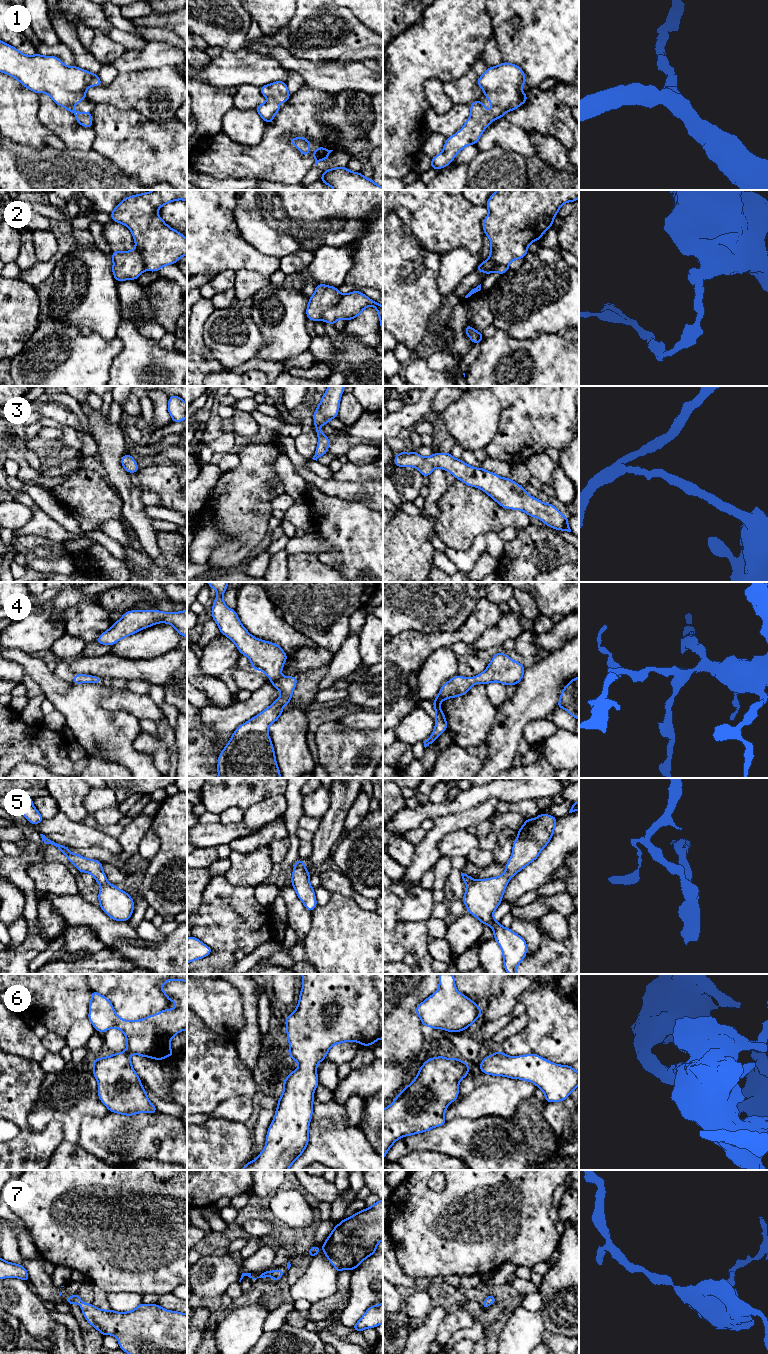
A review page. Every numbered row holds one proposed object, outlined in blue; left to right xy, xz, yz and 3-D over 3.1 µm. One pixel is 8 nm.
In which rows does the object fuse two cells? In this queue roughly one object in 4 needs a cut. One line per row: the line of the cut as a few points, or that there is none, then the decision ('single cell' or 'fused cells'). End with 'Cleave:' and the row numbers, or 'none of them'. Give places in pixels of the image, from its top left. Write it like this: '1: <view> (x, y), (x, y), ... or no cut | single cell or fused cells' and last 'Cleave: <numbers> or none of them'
1: no cut | single cell
2: xz (342, 295), (334, 305), (323, 313), (321, 318) | fused cells
3: no cut | single cell
4: no cut | single cell
5: no cut | single cell
6: no cut | single cell
7: no cut | single cell
Cleave: 2

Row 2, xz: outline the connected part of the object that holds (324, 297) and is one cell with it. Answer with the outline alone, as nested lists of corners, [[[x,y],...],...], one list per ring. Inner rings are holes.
[[[317,284],[314,294],[309,297],[306,316],[309,320],[318,321],[329,308],[335,306],[342,294],[339,288],[325,284]]]

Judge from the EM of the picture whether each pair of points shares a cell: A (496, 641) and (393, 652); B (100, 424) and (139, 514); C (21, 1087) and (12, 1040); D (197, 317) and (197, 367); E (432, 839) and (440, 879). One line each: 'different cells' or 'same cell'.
A: different cells
B: same cell
C: different cells
D: same cell
E: different cells

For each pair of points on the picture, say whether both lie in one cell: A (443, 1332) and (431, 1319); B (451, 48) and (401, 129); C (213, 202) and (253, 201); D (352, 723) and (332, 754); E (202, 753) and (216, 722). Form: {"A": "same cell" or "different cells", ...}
{"A": "different cells", "B": "same cell", "C": "different cells", "D": "different cells", "E": "different cells"}

